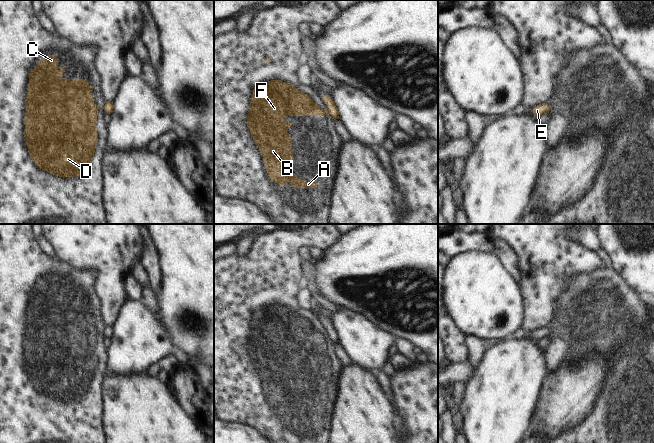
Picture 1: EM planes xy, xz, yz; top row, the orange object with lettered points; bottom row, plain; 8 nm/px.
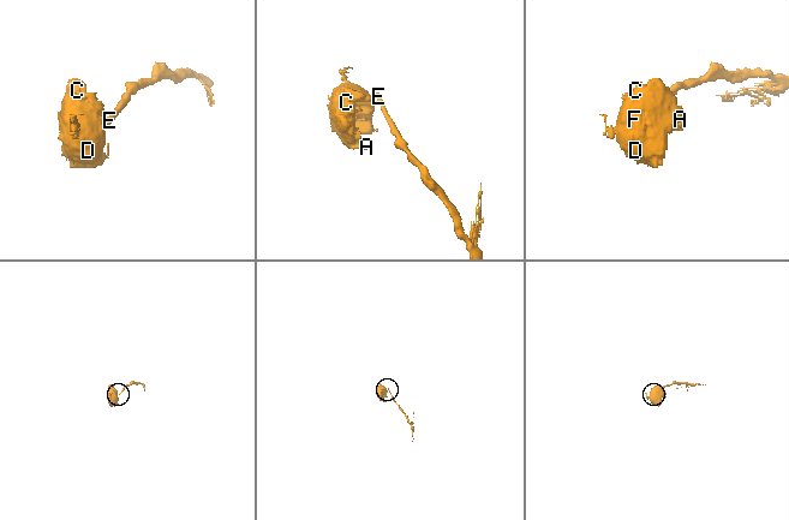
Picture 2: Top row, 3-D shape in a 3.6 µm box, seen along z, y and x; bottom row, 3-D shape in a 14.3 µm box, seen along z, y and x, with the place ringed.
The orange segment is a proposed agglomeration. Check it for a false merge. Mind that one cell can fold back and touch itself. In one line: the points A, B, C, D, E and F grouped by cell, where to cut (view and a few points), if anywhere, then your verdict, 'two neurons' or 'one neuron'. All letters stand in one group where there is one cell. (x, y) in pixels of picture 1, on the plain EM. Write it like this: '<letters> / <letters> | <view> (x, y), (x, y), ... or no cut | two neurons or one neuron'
A B C D F / E | xz (327, 331), (329, 337) | two neurons

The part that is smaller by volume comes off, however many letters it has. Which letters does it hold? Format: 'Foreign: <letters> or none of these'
Foreign: E.

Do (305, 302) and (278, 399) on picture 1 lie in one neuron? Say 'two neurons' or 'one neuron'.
two neurons

